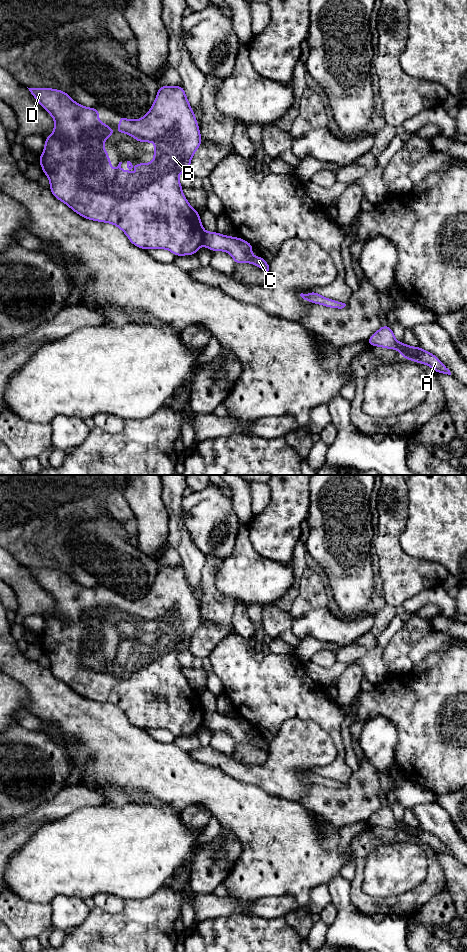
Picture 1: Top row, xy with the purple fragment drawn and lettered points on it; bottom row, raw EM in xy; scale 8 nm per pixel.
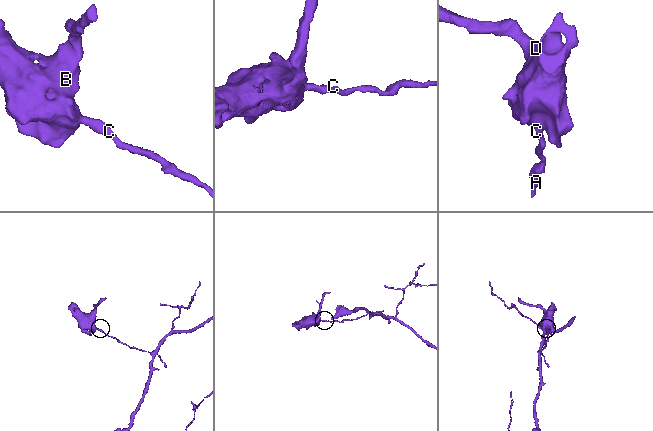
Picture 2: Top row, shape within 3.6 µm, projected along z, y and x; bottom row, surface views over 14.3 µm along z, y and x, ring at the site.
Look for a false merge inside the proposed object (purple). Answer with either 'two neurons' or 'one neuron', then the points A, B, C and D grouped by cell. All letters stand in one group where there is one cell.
two neurons | A C / B D

